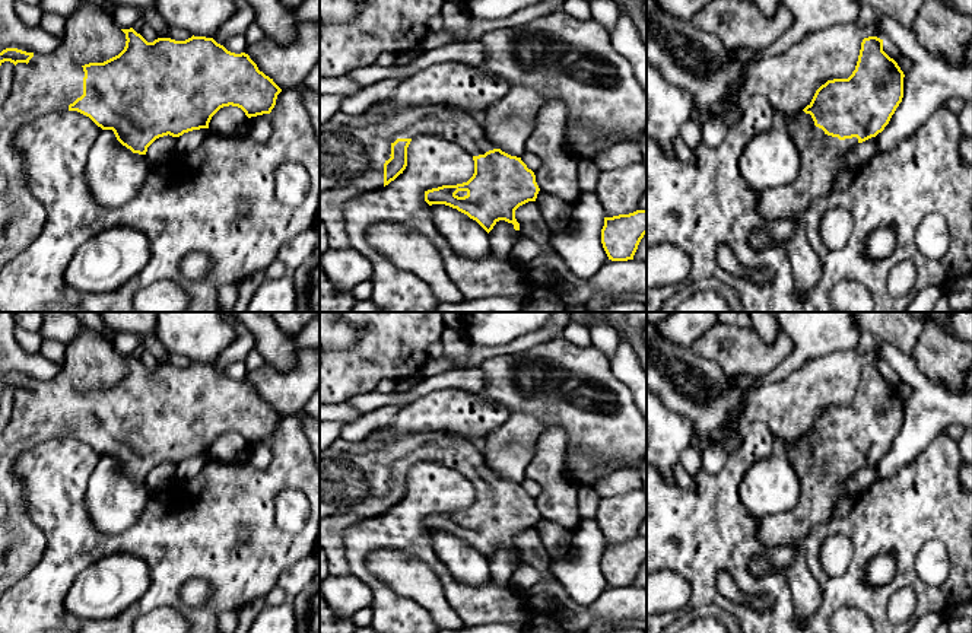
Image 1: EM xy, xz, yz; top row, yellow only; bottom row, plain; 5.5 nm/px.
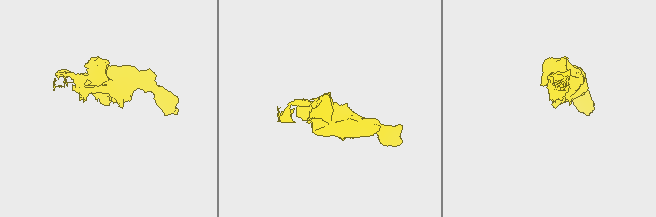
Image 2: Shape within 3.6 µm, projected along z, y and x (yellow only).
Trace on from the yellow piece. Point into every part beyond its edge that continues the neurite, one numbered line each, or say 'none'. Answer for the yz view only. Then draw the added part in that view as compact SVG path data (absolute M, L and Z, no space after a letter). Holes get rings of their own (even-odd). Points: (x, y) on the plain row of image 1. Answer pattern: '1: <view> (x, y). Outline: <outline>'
1: yz (820, 483). Outline: M804 438L781 452L798 474L800 500L790 512L762 519L757 535L765 547L798 547L817 525L833 518L838 500L846 496L844 483L858 465L828 462Z

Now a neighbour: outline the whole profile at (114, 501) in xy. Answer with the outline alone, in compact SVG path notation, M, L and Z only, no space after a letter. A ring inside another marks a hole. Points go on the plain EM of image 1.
M101 457L88 481L85 506L99 532L117 535L136 524L150 499L146 481L123 473L112 457Z

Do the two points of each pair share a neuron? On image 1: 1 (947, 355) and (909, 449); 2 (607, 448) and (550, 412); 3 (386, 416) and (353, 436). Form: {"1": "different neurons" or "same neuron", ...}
{"1": "different neurons", "2": "same neuron", "3": "same neuron"}

